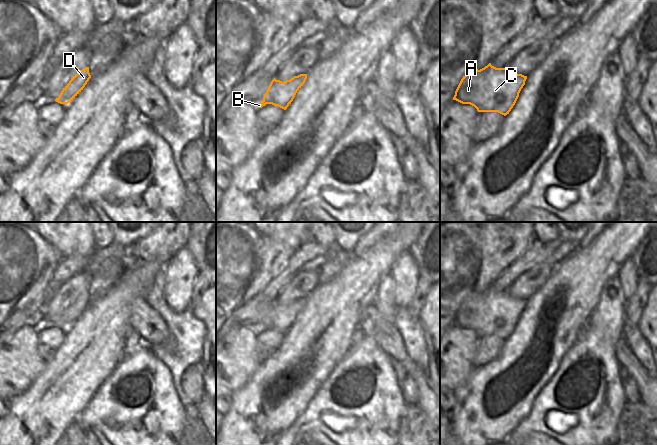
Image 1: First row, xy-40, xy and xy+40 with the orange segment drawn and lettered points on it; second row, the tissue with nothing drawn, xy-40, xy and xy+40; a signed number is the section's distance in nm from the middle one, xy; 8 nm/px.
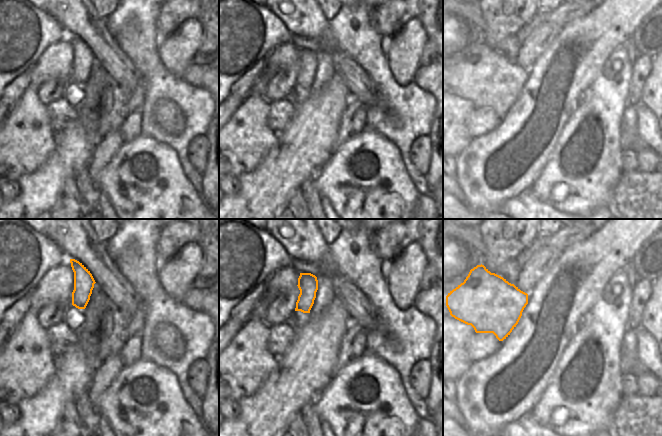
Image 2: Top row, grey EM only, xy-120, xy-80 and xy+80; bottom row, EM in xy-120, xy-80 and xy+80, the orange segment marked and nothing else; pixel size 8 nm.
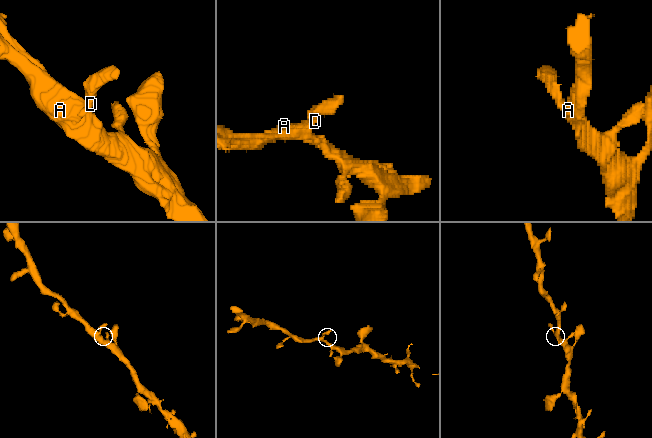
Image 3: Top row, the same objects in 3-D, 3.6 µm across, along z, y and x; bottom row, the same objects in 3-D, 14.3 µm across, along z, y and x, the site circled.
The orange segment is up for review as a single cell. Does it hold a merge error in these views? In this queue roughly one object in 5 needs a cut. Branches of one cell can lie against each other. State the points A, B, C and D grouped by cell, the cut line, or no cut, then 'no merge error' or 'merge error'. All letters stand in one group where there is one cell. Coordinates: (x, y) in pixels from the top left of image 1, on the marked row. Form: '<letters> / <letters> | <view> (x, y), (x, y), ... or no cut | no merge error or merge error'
A B C D | no cut | no merge error

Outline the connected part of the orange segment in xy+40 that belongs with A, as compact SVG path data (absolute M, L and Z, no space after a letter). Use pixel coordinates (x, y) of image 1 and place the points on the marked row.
M489 63L480 70L472 68L463 76L453 100L470 104L478 112L498 112L506 116L515 105L526 79L527 76Z

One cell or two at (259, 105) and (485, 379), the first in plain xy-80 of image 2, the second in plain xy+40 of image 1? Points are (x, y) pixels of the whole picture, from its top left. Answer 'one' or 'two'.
two

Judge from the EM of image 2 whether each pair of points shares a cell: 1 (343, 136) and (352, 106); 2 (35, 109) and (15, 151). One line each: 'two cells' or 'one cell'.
1: one cell
2: one cell

